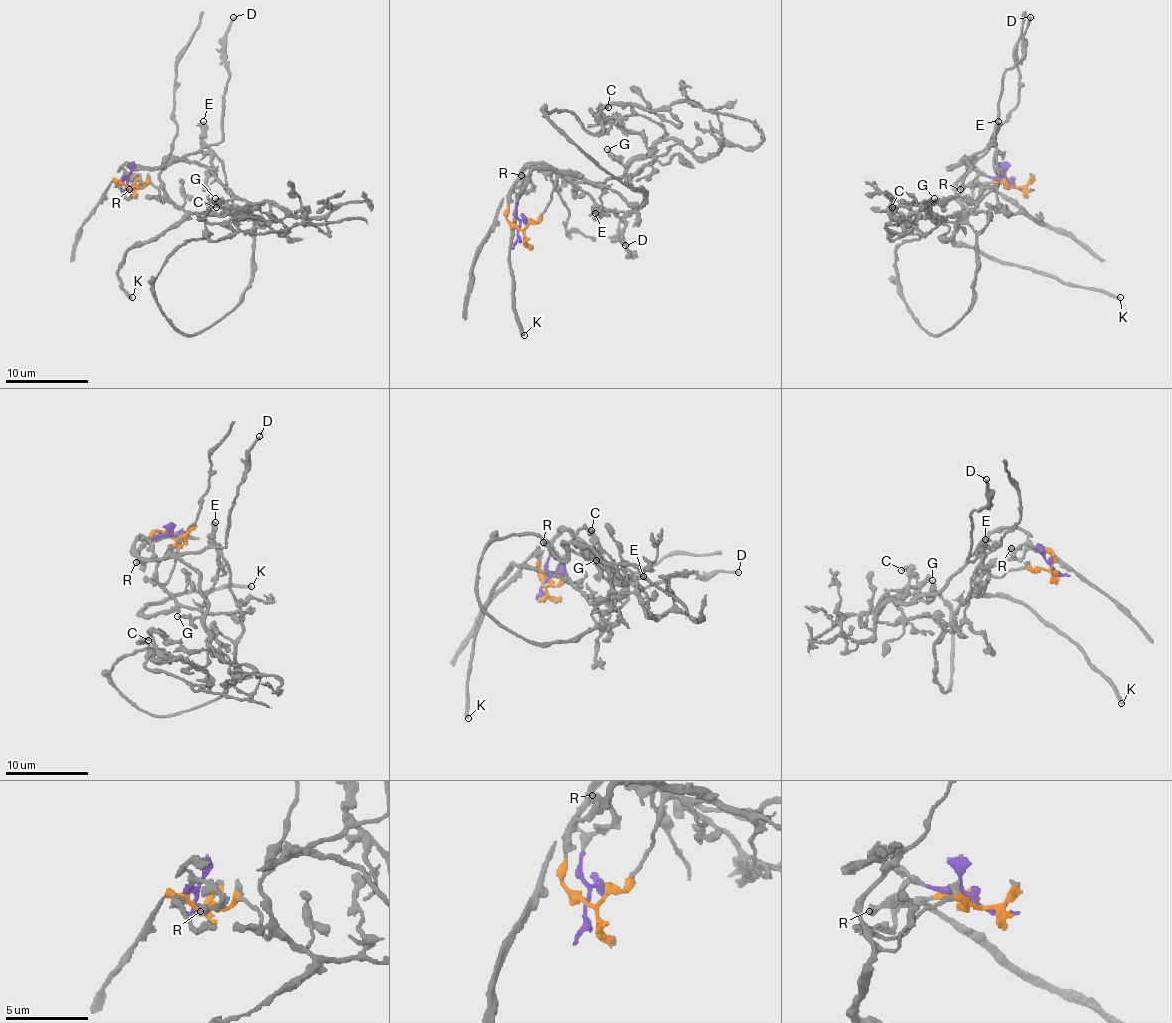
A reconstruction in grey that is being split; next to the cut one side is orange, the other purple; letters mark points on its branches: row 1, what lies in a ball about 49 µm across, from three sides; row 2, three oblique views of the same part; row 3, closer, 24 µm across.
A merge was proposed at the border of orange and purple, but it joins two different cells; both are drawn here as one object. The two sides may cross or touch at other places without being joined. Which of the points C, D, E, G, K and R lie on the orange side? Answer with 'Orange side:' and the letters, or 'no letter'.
Orange side: C, K

